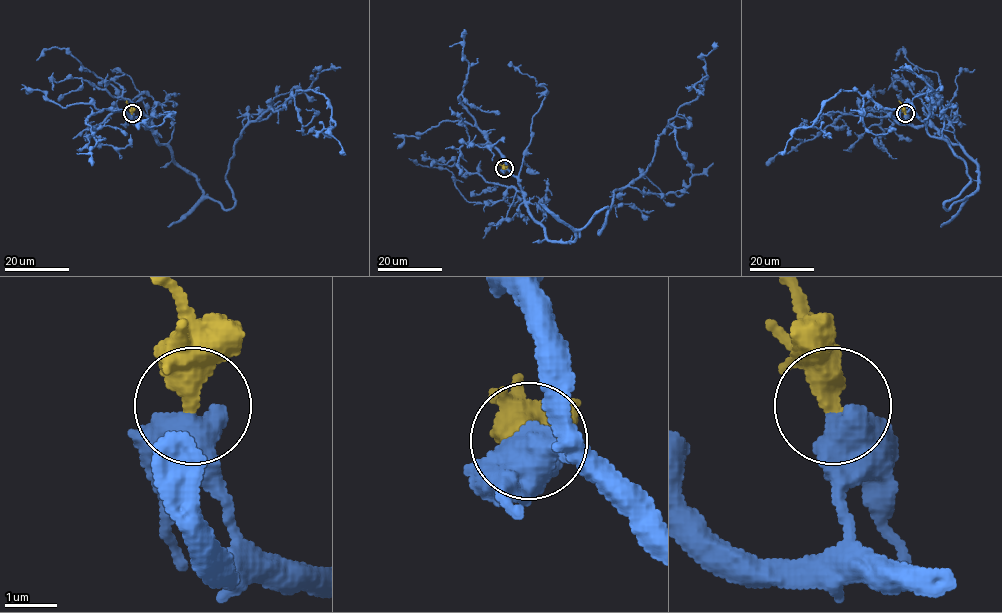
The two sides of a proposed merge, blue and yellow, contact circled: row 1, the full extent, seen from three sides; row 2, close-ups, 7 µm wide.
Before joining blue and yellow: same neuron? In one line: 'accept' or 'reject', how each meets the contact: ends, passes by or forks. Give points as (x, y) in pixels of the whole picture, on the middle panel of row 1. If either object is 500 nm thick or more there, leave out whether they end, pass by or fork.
accept

